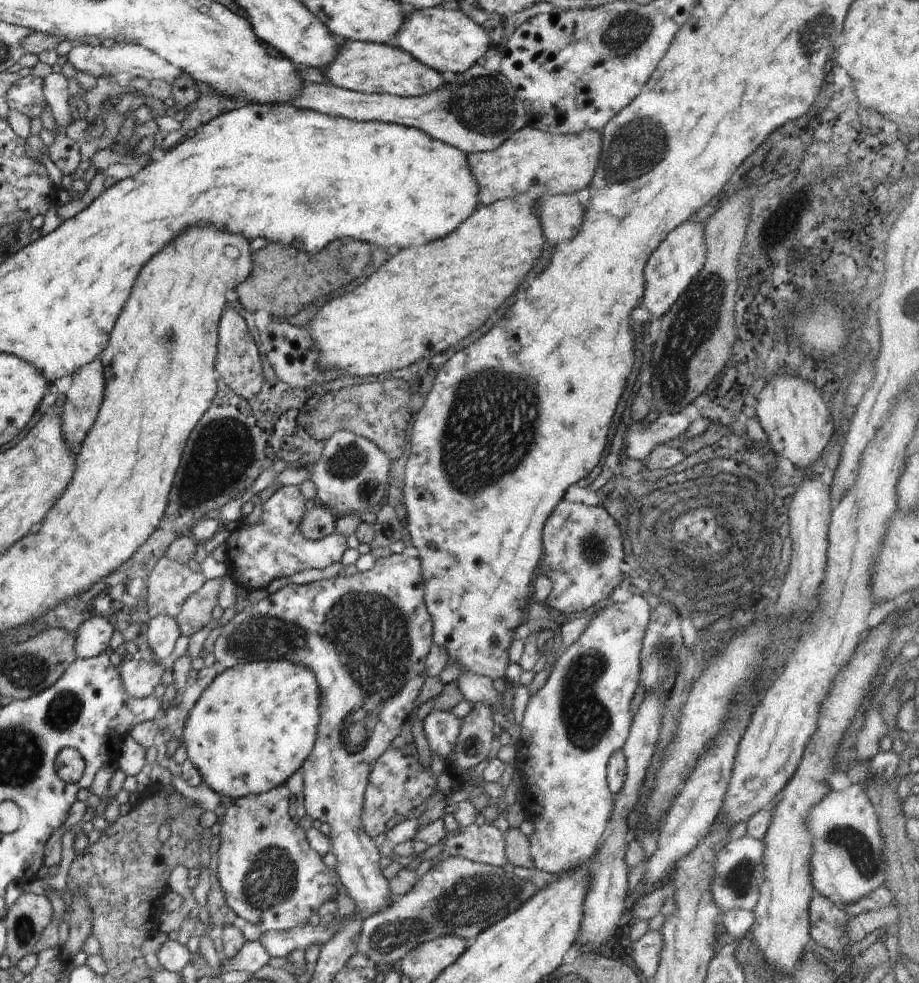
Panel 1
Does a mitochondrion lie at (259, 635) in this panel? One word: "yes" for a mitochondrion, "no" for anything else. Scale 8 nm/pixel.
yes

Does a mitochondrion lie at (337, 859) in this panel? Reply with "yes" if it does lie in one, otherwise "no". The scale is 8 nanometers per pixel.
no

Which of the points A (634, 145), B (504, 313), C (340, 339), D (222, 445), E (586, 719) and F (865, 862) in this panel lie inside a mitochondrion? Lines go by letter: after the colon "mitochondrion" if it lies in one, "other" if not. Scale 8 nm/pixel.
A: mitochondrion
B: other
C: other
D: mitochondrion
E: mitochondrion
F: mitochondrion

